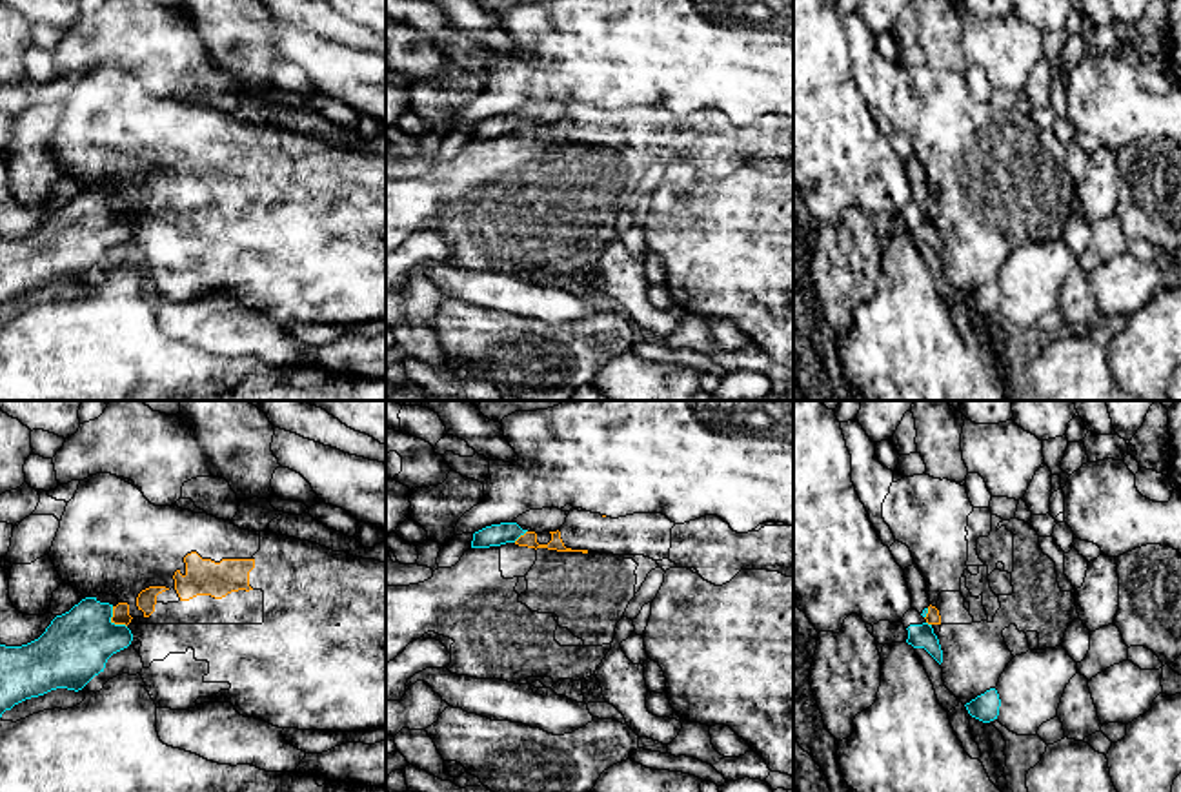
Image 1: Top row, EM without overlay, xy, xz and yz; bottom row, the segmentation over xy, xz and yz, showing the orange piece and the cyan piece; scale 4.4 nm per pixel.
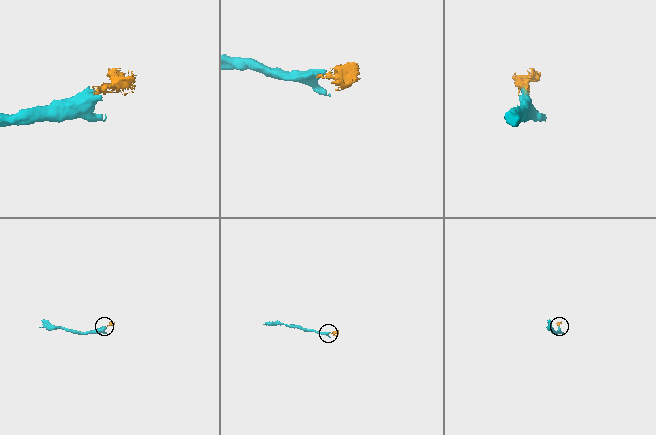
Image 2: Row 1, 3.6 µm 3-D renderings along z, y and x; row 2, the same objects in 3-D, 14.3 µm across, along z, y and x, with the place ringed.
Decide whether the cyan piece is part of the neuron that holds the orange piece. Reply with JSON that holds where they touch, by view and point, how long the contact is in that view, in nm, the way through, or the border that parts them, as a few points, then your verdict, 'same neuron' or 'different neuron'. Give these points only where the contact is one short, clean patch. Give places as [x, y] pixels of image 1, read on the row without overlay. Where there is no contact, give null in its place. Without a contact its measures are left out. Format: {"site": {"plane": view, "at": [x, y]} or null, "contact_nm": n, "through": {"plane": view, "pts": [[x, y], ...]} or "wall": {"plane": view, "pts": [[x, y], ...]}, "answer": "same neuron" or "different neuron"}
{"site": {"plane": "xy", "at": [113, 213]}, "contact_nm": 120, "wall": {"plane": "xy", "pts": [[111, 199], [111, 212], [126, 219]]}, "answer": "different neuron"}

